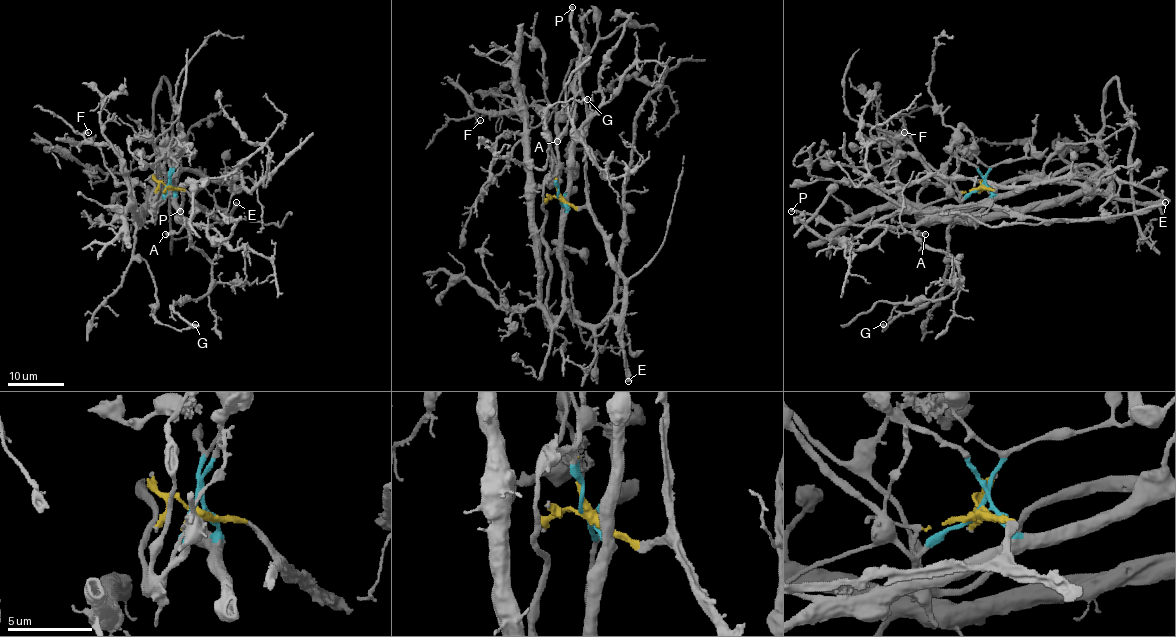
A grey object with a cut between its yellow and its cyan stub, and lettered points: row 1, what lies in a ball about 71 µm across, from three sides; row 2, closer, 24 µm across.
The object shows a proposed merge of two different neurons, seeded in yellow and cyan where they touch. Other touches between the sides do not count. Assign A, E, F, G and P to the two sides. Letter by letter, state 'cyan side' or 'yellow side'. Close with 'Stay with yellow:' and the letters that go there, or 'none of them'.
A: yellow side
E: yellow side
F: cyan side
G: cyan side
P: yellow side
Stay with yellow: A, E, P

